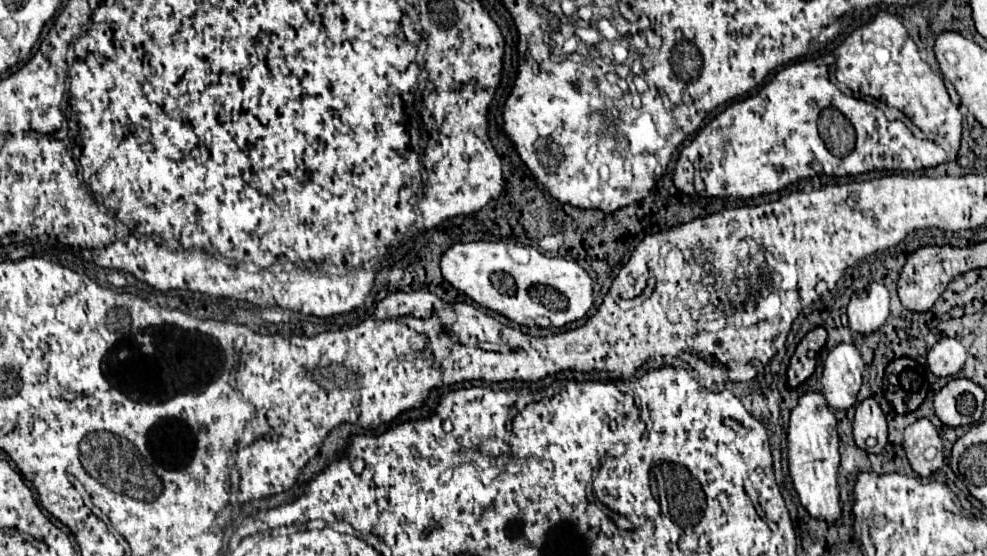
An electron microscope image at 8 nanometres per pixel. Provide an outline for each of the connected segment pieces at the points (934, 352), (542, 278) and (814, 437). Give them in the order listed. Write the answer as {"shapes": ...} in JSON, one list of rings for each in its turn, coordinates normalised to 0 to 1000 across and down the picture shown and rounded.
{"shapes":[[[[954,608],[940,633],[940,662],[944,673],[948,673],[952,680],[960,680],[975,665],[979,640],[981,640],[981,633],[971,608]]],[[[474,435],[456,442],[448,468],[448,496],[466,525],[476,532],[486,550],[501,558],[515,576],[541,590],[547,572],[557,576],[557,586],[571,590],[596,565],[602,550],[600,500],[582,468],[555,464],[543,446],[533,442],[535,468],[523,471],[511,435]]],[[[831,705],[815,709],[809,719],[809,730],[800,745],[798,831],[800,831],[800,856],[804,878],[819,924],[839,942],[849,939],[853,928],[851,878],[849,878],[851,817],[849,817],[849,781],[845,770],[847,770],[847,748],[837,730],[835,712]]]]}

